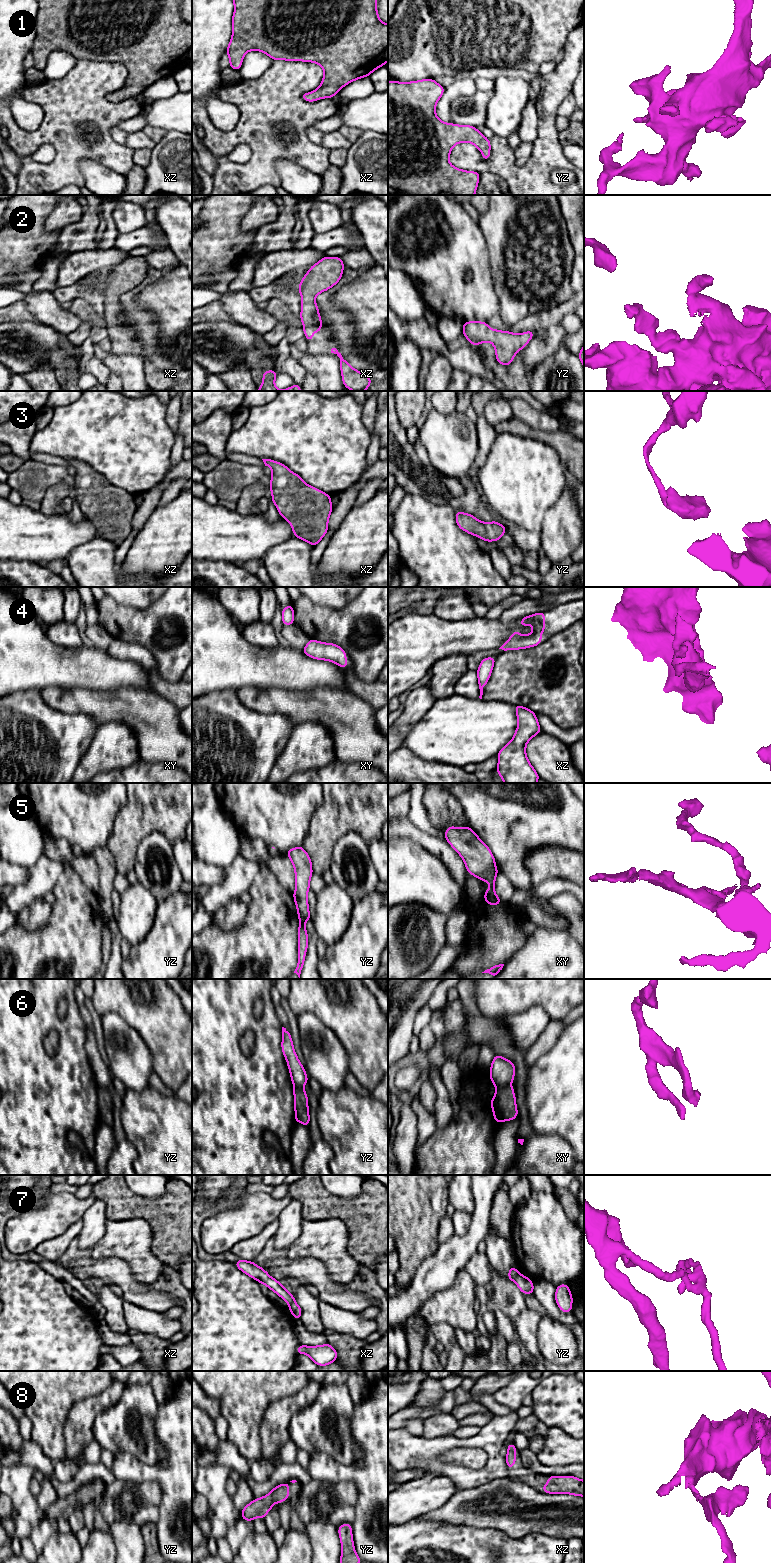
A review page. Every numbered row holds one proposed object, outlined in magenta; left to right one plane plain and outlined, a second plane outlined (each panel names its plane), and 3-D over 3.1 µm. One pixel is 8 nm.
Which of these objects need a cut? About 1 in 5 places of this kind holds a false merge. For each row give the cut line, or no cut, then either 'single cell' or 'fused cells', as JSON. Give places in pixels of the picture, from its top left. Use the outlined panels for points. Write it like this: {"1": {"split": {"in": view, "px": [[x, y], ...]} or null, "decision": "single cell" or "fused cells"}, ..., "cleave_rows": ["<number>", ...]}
{"1": {"split": null, "decision": "single cell"}, "2": {"split": null, "decision": "single cell"}, "3": {"split": null, "decision": "single cell"}, "4": {"split": null, "decision": "single cell"}, "5": {"split": null, "decision": "single cell"}, "6": {"split": {"in": "xy", "px": [[509, 1084], [496, 1088]]}, "decision": "fused cells"}, "7": {"split": {"in": "yz", "px": [[519, 1273], [514, 1281]]}, "decision": "fused cells"}, "8": {"split": null, "decision": "single cell"}, "cleave_rows": ["6", "7"]}

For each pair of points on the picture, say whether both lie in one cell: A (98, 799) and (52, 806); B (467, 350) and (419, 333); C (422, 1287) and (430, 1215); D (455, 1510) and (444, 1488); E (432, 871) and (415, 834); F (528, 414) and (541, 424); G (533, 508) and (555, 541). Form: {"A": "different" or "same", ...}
{"A": "same", "B": "same", "C": "different", "D": "different", "E": "different", "F": "same", "G": "different"}

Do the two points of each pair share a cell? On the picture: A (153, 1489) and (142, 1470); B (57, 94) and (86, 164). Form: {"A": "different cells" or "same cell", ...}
{"A": "different cells", "B": "different cells"}

